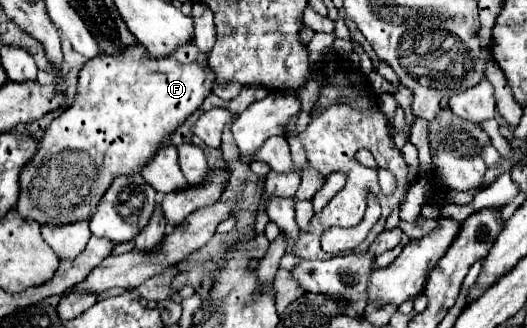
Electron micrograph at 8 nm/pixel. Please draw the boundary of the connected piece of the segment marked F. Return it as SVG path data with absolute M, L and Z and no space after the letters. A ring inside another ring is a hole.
M196 44L180 46L168 58L148 58L144 46L128 46L124 54L98 54L88 60L78 78L78 92L72 102L44 132L40 150L20 176L20 198L16 210L28 220L40 224L68 224L88 220L96 210L98 200L108 190L112 180L120 174L140 172L168 136L196 112L204 98L212 92L216 76L208 66L208 54L198 50Z

